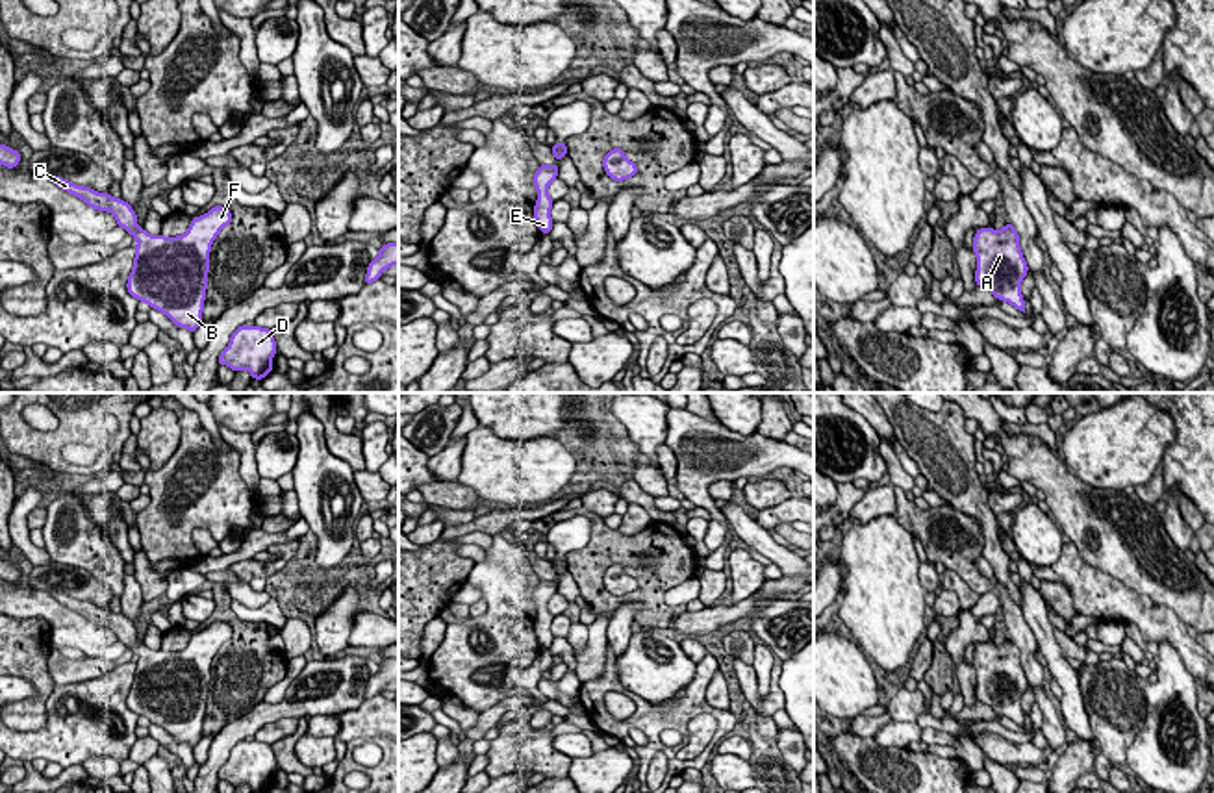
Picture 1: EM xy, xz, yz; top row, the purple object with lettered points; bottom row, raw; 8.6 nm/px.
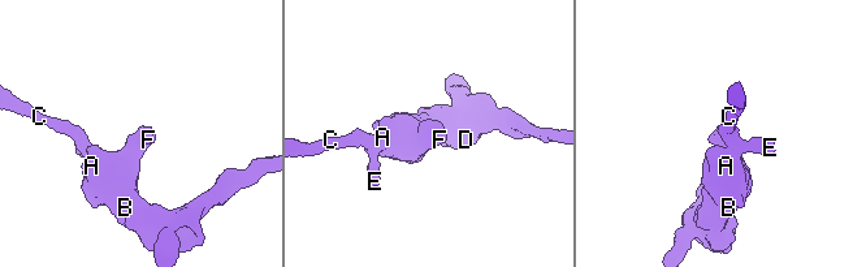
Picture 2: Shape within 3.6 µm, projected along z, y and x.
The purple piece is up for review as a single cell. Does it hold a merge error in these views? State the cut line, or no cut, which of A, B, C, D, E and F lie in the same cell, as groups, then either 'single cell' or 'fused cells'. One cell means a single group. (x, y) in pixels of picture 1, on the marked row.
no cut; A B C D E F; single cell

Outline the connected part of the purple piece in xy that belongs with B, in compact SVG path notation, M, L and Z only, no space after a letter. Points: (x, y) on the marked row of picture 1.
M59 176L48 178L89 208L111 213L117 224L133 235L137 246L126 283L128 293L167 315L172 324L195 334L204 322L211 245L221 230L232 222L232 211L213 206L208 213L191 219L183 235L152 235L137 226L135 211L122 198L70 183Z

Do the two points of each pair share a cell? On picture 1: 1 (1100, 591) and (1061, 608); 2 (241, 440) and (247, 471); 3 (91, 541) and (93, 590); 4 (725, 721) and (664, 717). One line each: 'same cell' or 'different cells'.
1: different cells
2: same cell
3: different cells
4: same cell

